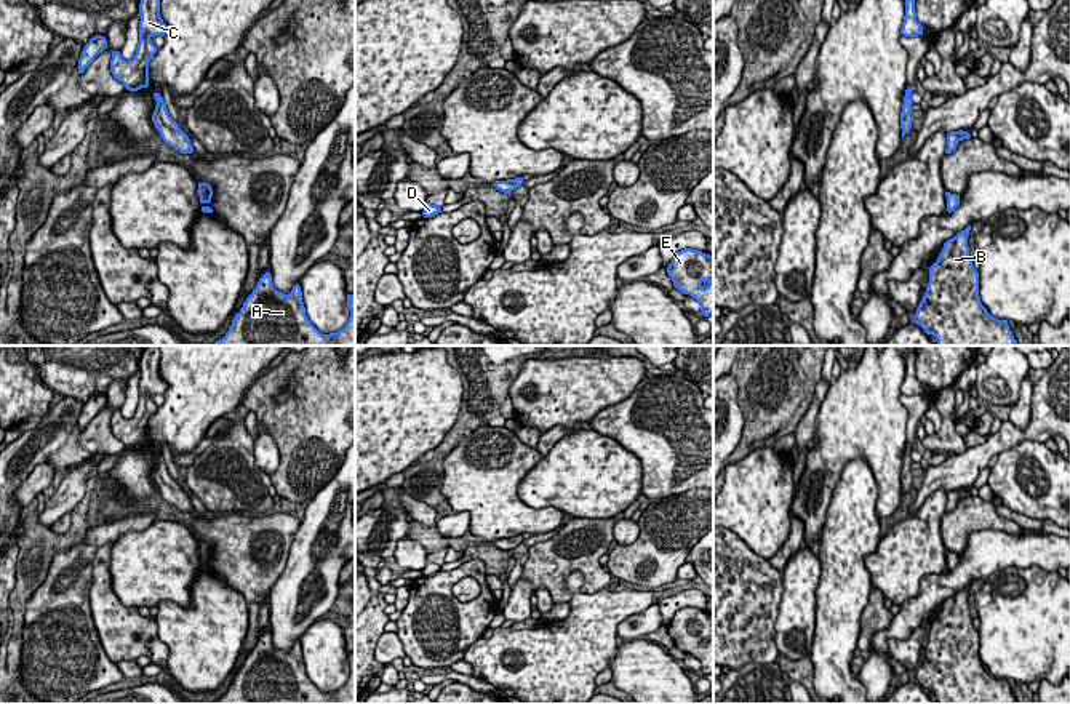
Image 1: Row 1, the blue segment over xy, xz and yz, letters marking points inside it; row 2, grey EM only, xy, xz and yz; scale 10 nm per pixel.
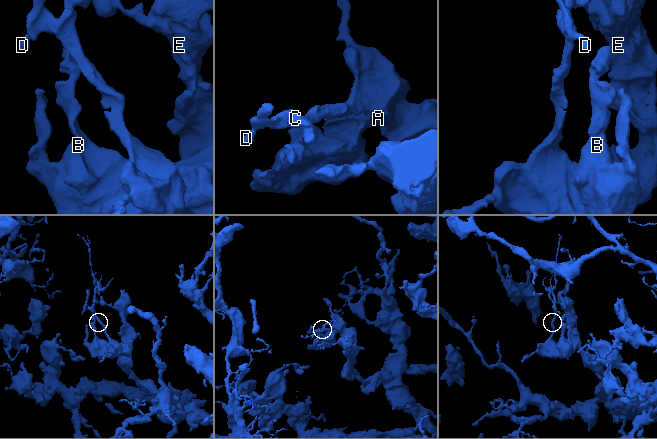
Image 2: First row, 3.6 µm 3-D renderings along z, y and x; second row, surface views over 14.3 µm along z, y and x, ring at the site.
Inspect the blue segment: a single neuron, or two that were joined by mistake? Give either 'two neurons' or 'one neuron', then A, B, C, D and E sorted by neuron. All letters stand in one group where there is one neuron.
one neuron | A B C D E

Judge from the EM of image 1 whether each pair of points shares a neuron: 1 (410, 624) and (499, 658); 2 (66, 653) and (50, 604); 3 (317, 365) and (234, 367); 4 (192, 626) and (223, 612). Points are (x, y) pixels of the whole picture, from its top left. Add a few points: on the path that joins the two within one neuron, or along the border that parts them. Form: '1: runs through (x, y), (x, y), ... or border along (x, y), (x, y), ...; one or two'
1: border along (482, 636), (466, 650), (461, 660); two
2: runs through (59, 640), (58, 616); one
3: border along (261, 375), (245, 392), (240, 404); two
4: runs through (200, 626), (215, 618); one

